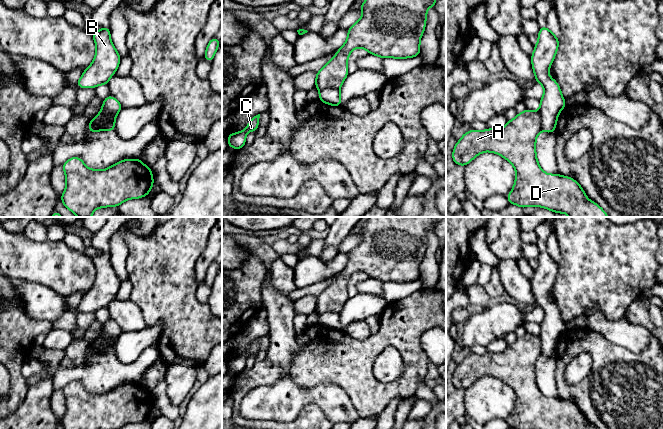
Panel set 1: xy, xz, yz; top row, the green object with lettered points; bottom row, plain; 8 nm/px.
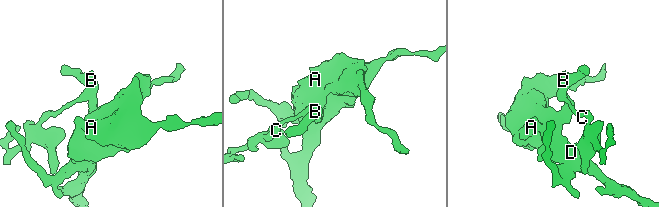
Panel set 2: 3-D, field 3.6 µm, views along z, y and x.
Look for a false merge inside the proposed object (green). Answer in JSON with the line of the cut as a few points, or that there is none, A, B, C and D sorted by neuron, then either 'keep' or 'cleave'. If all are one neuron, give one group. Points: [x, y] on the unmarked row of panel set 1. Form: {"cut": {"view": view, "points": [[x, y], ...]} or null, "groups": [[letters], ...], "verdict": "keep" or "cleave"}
{"cut": {"view": "xy", "points": [[116, 337], [104, 349], [99, 347]]}, "groups": [["A", "D"], ["B", "C"]], "verdict": "cleave"}

